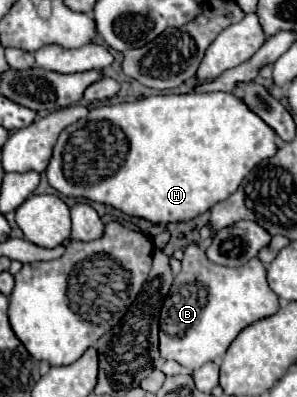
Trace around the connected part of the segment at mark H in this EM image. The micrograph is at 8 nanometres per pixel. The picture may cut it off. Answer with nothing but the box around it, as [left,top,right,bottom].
[45,93,277,225]

